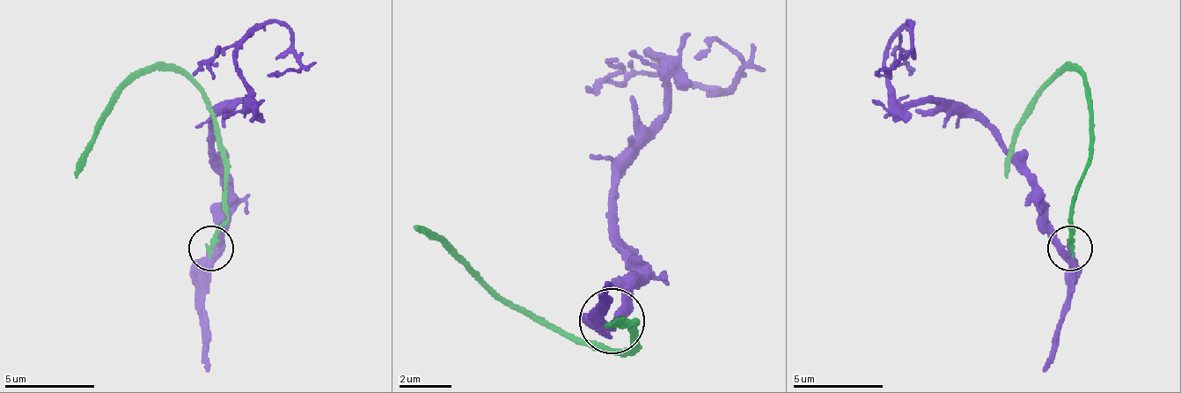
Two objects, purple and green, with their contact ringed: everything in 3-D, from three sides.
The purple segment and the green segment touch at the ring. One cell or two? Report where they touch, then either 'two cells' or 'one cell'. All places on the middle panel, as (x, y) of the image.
at (612, 321); one cell

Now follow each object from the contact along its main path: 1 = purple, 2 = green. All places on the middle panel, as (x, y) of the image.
1: (611, 319), (630, 267), (617, 162), (669, 71), (649, 52), (728, 91), (741, 58), (715, 39), (695, 58)
2: (611, 319), (636, 326), (623, 352), (590, 352), (571, 332), (519, 313), (447, 248), (414, 228)

